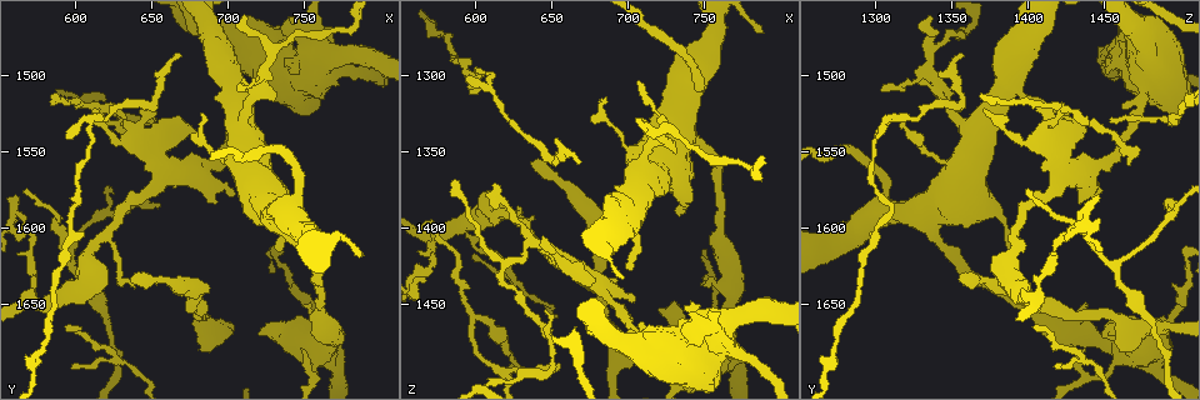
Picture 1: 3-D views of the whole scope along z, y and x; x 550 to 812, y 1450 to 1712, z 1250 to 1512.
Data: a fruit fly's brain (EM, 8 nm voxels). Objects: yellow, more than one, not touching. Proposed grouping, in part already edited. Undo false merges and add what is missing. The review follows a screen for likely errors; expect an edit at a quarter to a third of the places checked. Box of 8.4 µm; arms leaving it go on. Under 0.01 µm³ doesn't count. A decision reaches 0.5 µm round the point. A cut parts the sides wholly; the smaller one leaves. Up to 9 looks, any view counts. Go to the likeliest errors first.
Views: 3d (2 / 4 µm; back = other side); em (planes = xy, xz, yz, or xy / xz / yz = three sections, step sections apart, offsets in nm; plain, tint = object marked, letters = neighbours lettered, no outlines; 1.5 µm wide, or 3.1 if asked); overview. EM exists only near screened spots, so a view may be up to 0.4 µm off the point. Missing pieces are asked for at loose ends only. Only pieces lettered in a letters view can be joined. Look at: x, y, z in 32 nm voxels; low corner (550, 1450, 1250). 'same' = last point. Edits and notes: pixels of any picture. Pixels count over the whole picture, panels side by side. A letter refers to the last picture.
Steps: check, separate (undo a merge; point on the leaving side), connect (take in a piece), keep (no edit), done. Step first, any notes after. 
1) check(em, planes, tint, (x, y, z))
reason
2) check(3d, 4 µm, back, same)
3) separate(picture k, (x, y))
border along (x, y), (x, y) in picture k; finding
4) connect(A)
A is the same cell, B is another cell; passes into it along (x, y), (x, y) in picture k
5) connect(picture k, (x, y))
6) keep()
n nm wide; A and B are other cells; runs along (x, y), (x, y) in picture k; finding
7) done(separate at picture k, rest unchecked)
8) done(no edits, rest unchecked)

check(em, planes, letters, (638, 1634, 1356))
branch stops here

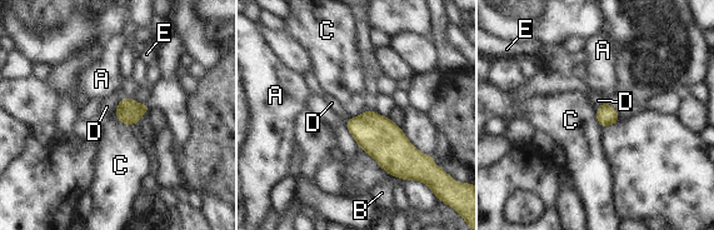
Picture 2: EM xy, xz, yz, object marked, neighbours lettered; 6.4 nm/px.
keep()
A, B, C, D and E are other cells; no lettered piece goes on from it

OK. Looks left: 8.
check(em, planes, letters, (648, 1528, 1456))
tapers out

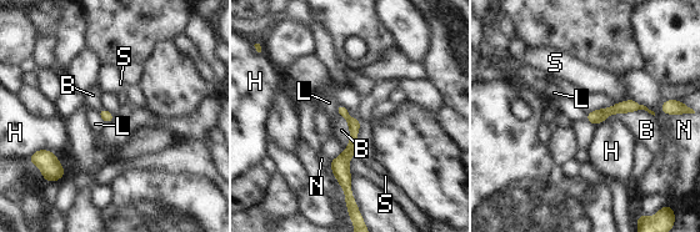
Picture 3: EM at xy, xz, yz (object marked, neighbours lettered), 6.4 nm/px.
keep()
70 nm wide; B touches over 320 nm; B, H, L, N and S are other cells; none of them fits

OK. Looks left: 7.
check(3d, 4 µm, (744, 1658, 1468))
free end

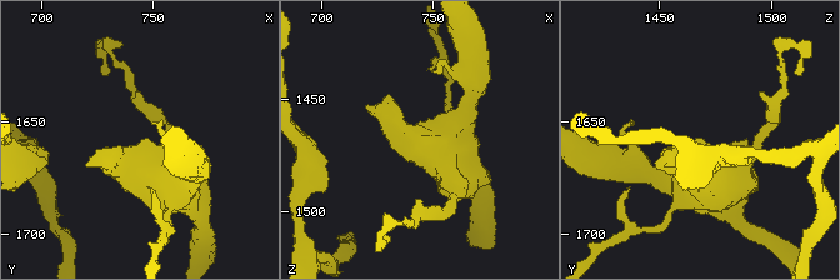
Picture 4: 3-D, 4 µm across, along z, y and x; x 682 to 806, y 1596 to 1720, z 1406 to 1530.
check(em, planes, tint, (744, 1658, 1467))
now the EM

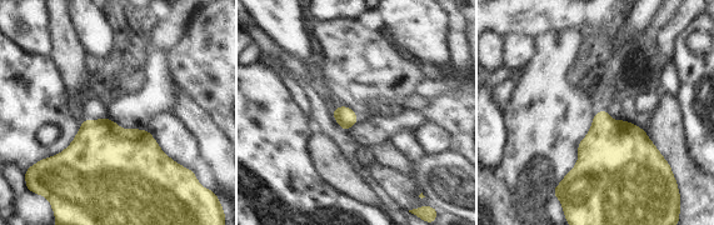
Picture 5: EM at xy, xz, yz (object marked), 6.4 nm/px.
check(em, planes, letters, same)
what lies round it

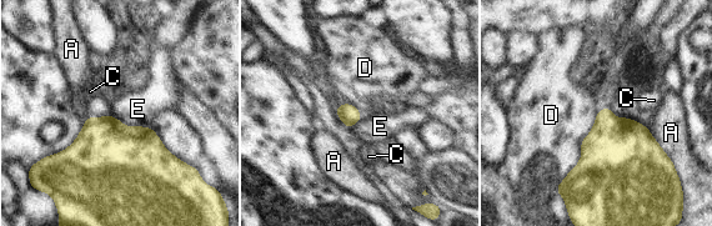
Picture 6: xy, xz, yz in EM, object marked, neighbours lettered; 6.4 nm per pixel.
keep()
D touches over 550 nm; A, C, D and E are other cells; border along (597, 111), (578, 162), (558, 184) in picture 6; none of them fits

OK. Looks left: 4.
check(3d, 2 µm, (566, 1574, 1400))
thin end

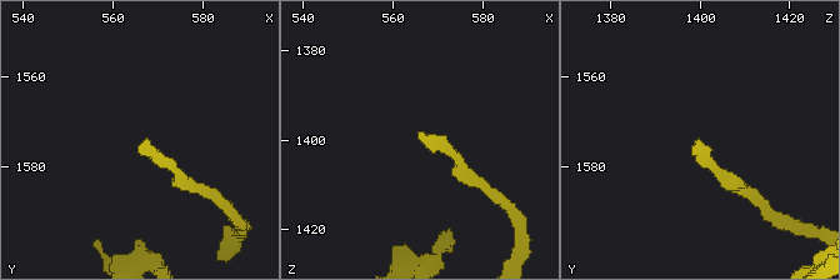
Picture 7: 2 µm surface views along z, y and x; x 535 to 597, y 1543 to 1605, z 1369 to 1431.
check(em, planes, letters, (567, 1574, 1399))

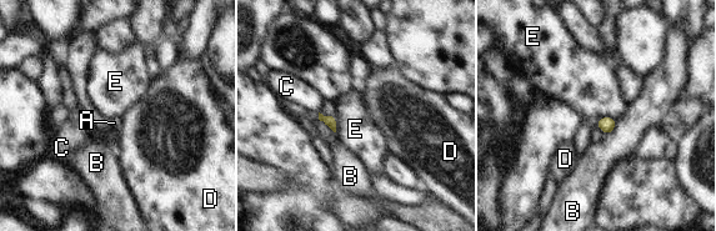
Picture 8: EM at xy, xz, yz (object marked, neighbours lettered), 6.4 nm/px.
keep()
70 nm wide; A, B, C, D and E are other cells; border along (615, 119), (600, 117), (595, 121) in picture 8; none of them fits

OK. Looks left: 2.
done(no edits, rest unchecked)

